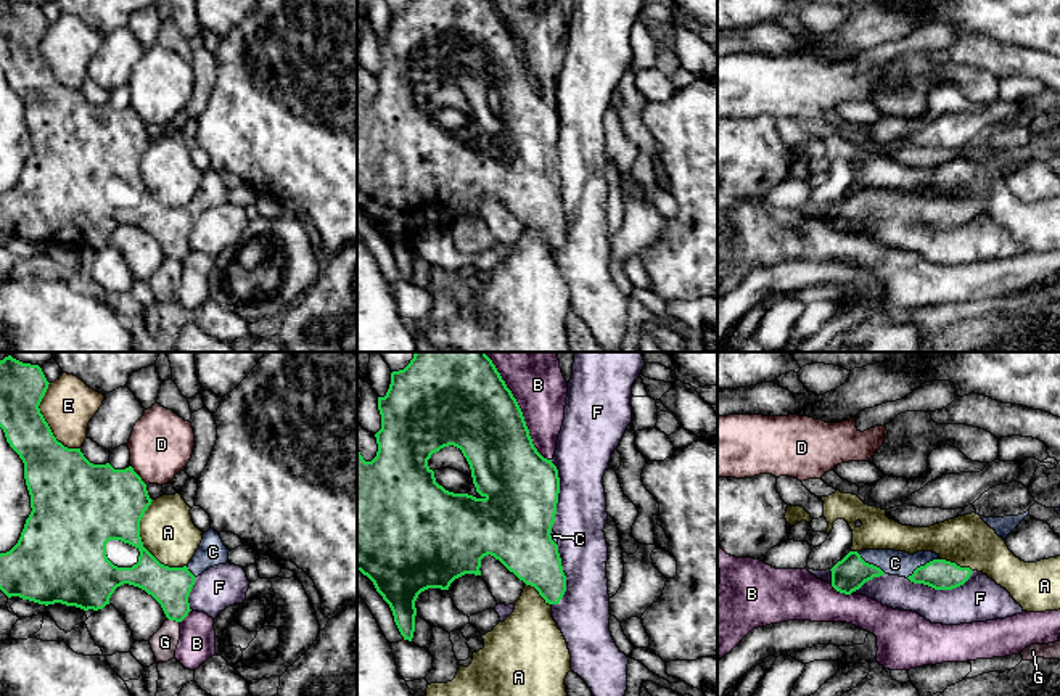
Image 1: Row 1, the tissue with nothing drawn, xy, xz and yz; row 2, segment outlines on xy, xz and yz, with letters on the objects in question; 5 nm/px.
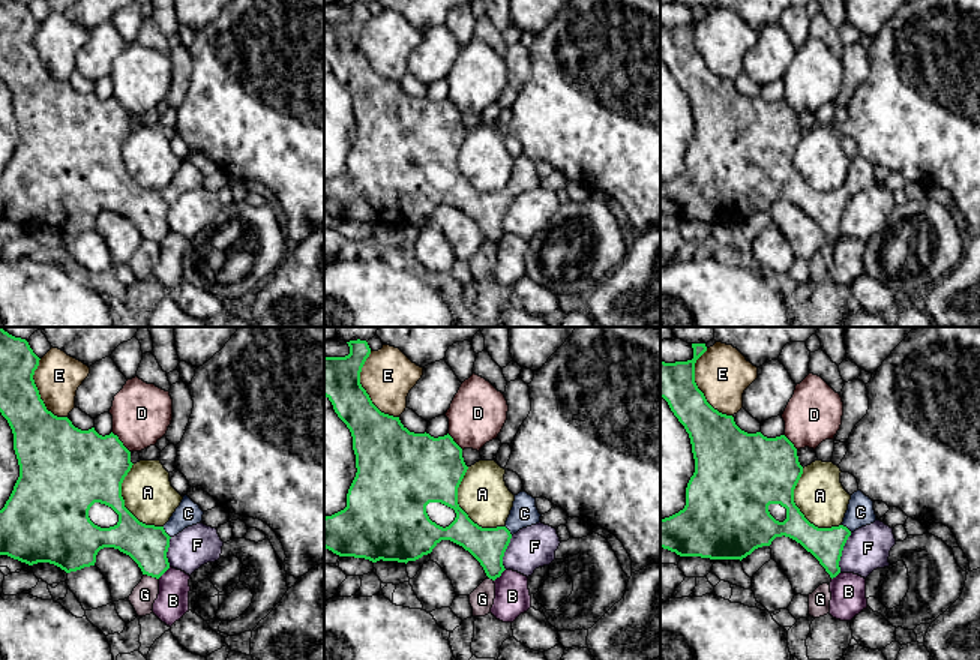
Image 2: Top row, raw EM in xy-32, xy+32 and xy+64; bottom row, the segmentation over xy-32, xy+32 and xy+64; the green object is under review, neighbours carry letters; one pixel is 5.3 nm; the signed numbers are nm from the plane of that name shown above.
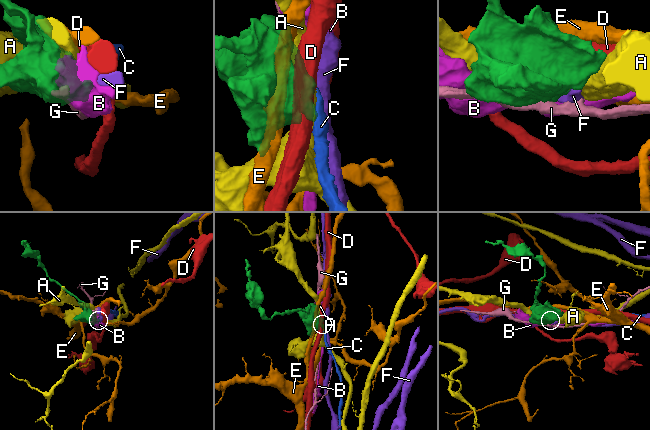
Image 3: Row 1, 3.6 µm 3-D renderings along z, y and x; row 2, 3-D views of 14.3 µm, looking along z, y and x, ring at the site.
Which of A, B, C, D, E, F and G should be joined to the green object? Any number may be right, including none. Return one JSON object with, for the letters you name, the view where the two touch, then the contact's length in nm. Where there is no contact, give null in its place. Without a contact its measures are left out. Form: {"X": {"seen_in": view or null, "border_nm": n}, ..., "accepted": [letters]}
{"C": {"seen_in": "yz", "border_nm": 200}, "accepted": ["C"]}

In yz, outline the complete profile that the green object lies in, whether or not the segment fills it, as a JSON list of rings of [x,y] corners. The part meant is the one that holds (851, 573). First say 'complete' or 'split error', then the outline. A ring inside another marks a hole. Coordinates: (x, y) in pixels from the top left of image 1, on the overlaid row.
split error | [[[894,550],[849,551],[830,571],[832,587],[844,595],[851,595],[865,582],[885,574],[906,577],[935,590],[952,590],[963,585],[973,572],[970,567],[941,559],[933,551],[909,555]]]

